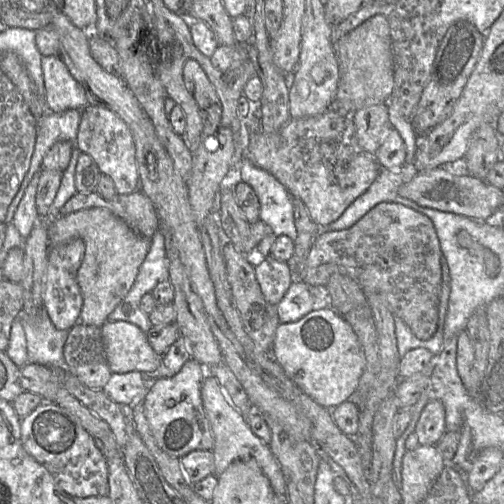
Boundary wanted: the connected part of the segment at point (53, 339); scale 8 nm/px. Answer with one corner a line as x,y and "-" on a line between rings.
44,306
32,313
21,310
18,318
26,336
27,363
38,363
50,369
66,371
63,348
69,330
56,329

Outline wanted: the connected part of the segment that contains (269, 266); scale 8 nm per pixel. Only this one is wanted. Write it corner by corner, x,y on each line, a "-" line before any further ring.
270,255
258,259
254,271
264,298
276,306
293,282
288,262
277,260

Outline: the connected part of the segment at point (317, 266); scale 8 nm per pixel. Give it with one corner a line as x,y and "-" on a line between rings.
380,203
354,226
343,231
322,228
303,267
302,282
310,287
326,288
331,275
342,273
355,280
365,292
379,292
386,299
395,318
401,319
420,340
430,339
437,330
442,284
442,252
431,220
400,204

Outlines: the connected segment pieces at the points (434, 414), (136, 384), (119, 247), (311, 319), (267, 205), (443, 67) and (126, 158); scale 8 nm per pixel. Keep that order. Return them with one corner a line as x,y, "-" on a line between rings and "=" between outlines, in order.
438,399
430,400
415,426
418,442
420,445
435,445
445,432
445,407
=
139,371
112,373
101,390
114,402
133,405
136,400
144,399
146,380
=
94,207
47,219
49,247
81,238
85,253
77,271
83,305
79,322
102,327
133,286
152,239
140,236
107,208
=
329,306
314,310
296,322
280,323
271,351
293,383
328,409
354,397
365,366
357,336
346,319
=
243,158
238,179
247,183
260,203
260,220
277,236
287,236
295,242
298,236
294,222
293,197
269,172
=
458,20
448,28
438,45
430,79
423,89
411,121
417,136
426,134
452,113
477,64
483,44
484,35
467,20
=
87,105
81,111
81,120
75,145
80,152
92,157
102,174
114,182
118,194
130,194
139,190
139,173
135,144
127,124
105,106

